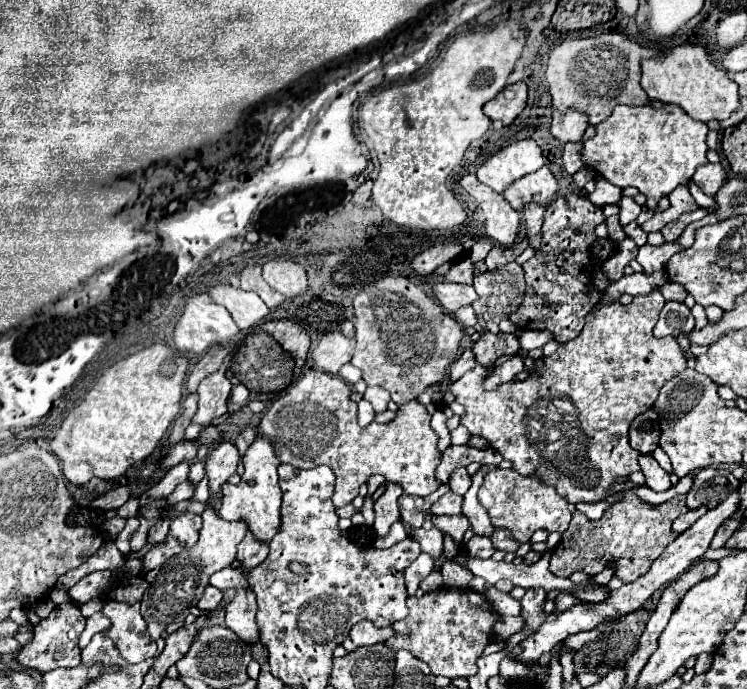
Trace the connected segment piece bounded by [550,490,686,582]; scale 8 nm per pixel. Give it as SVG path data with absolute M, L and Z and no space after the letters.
M626 490L624 500L610 506L600 520L588 520L576 510L568 529L562 534L561 543L552 550L550 570L558 576L570 576L576 570L592 576L602 572L606 566L614 566L616 576L624 582L632 582L644 574L662 550L676 538L670 526L684 512L686 496L674 496L660 506L648 506L632 490Z

